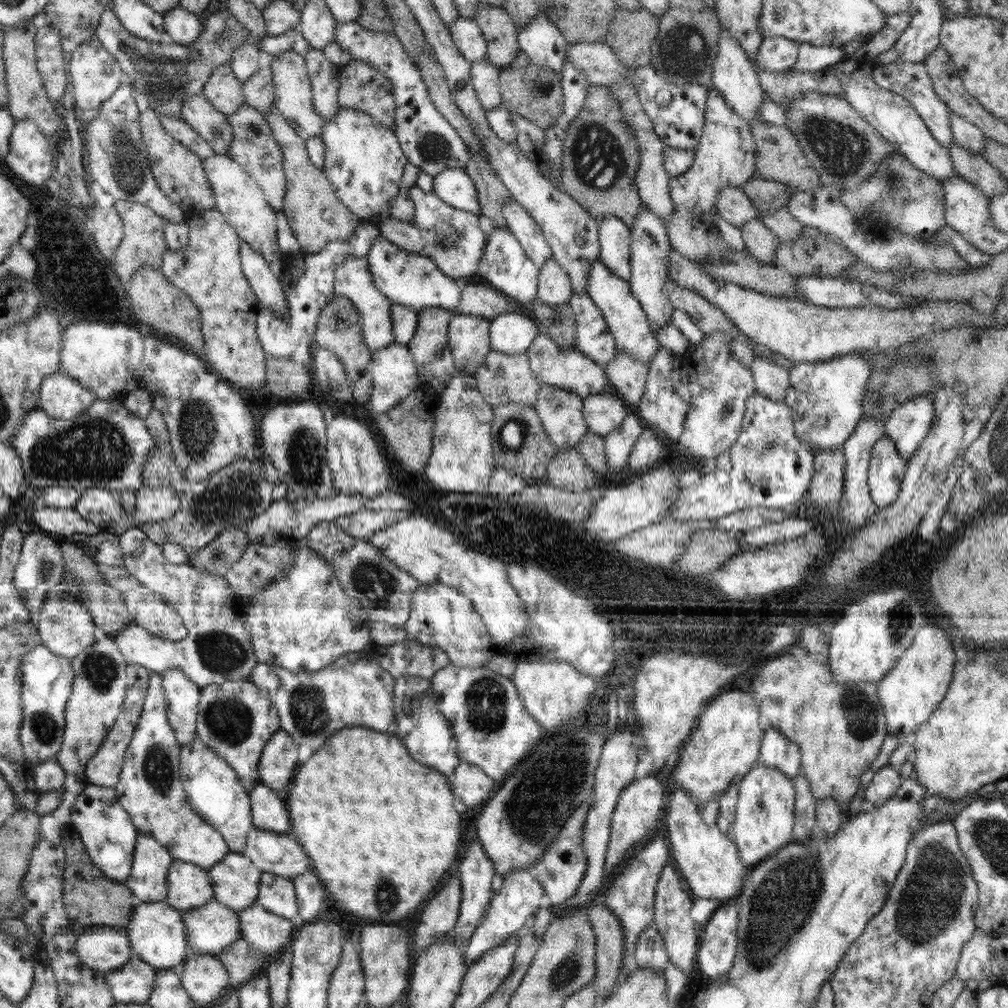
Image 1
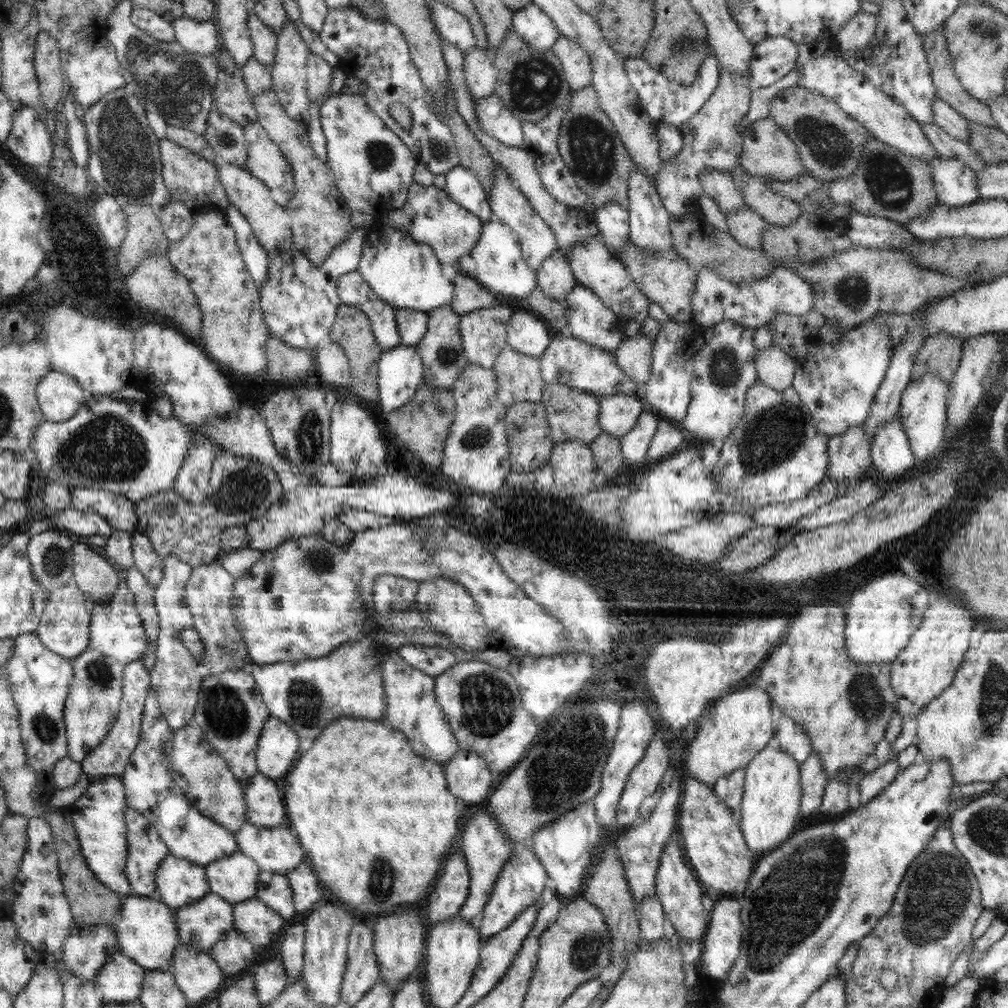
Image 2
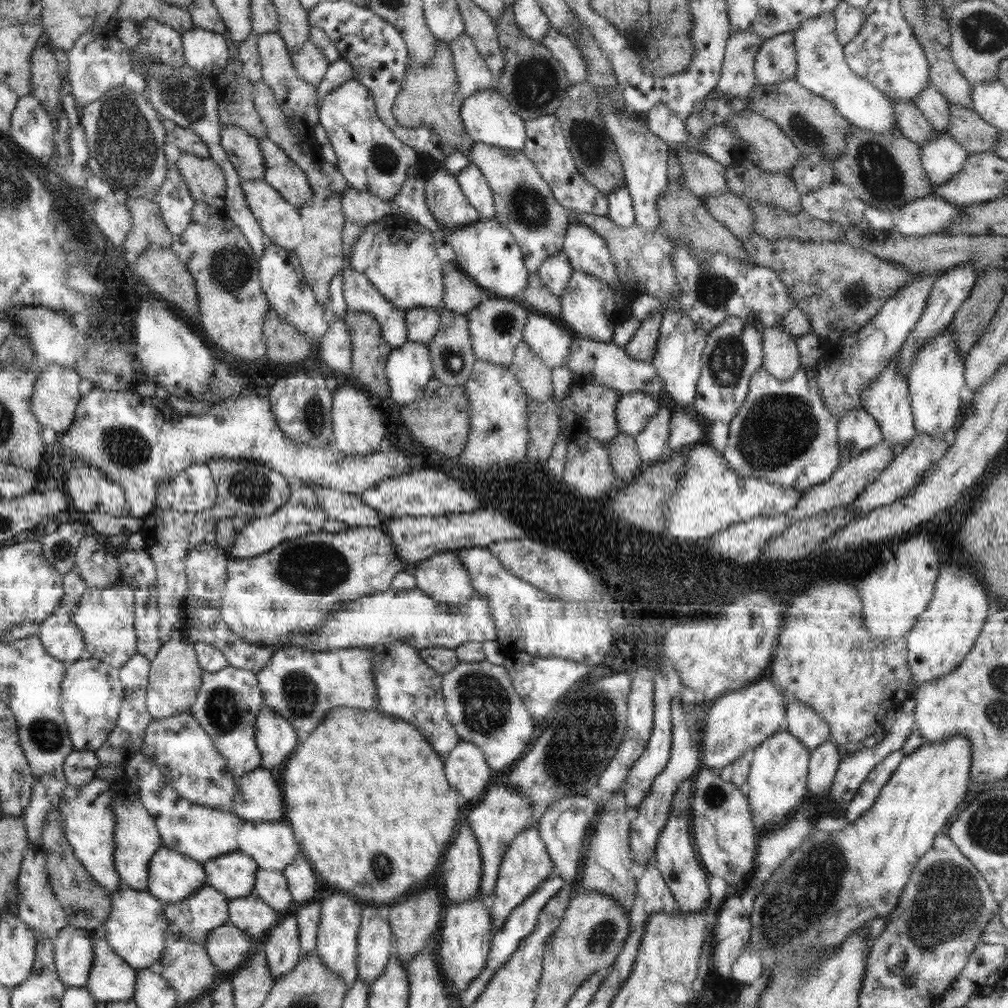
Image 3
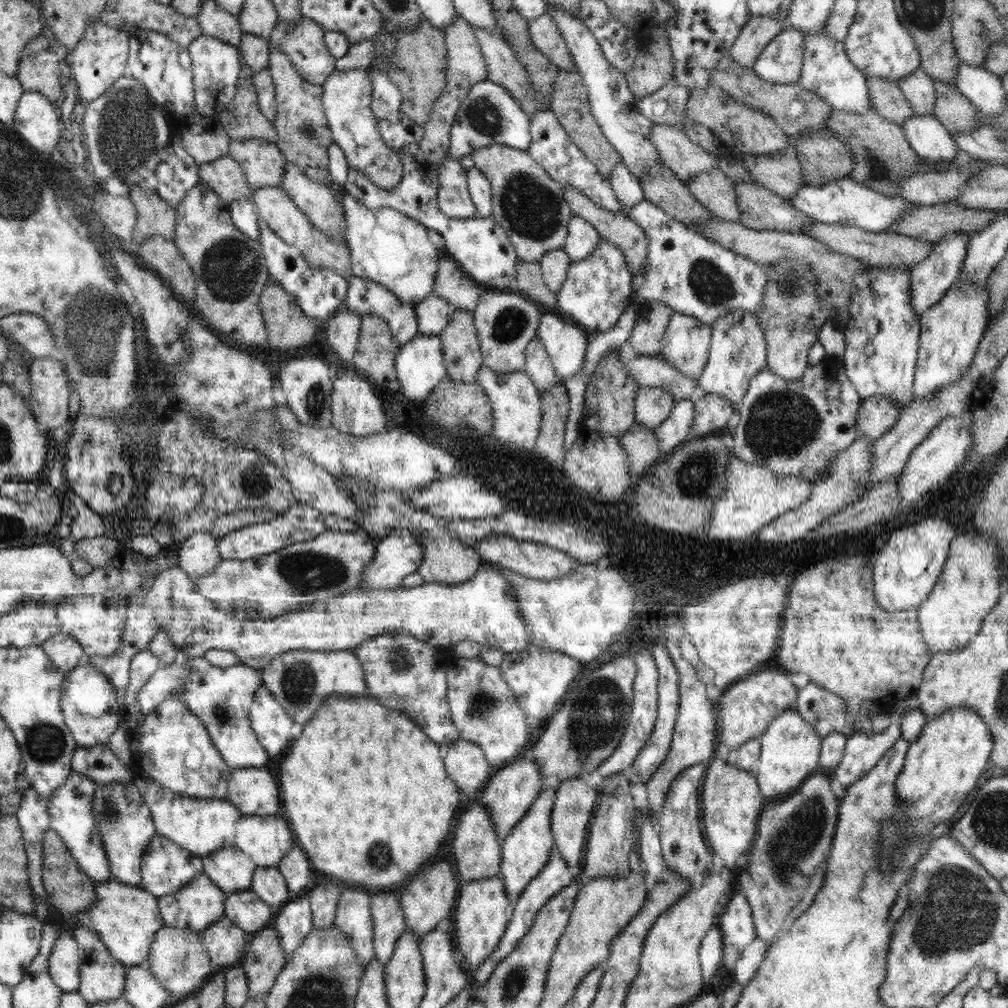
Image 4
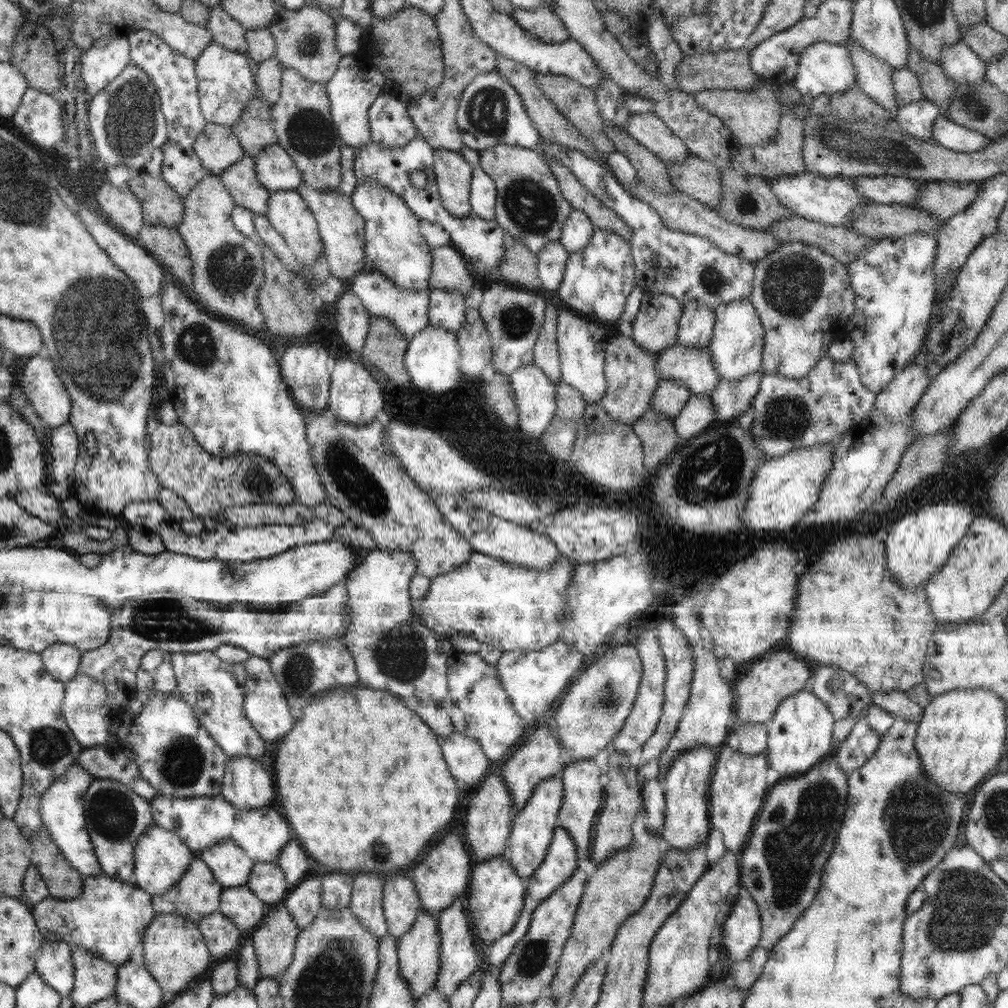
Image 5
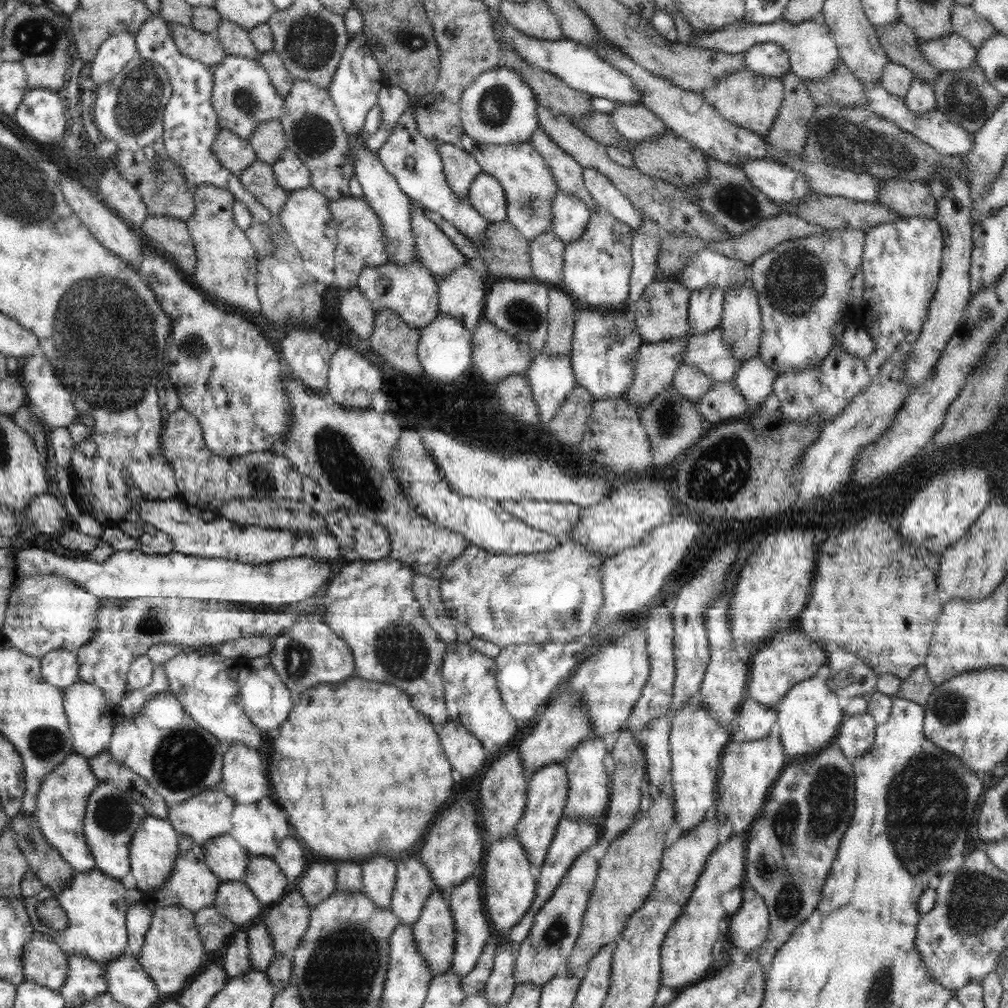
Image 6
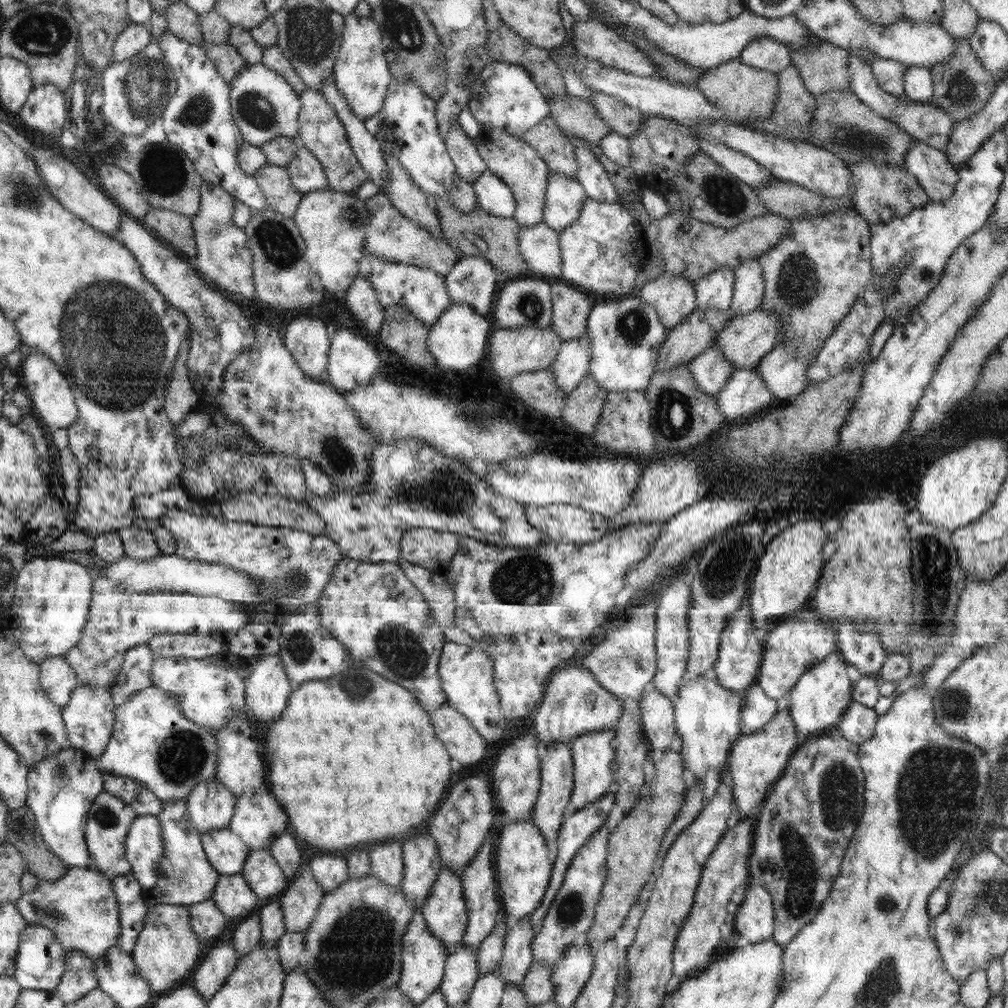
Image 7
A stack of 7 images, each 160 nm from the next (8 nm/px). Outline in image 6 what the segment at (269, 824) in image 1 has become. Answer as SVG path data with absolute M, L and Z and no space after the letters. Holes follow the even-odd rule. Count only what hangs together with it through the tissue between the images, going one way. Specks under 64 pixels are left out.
M230 744L224 747L223 767L220 788L238 804L258 802L270 794L268 765L257 750L245 744Z

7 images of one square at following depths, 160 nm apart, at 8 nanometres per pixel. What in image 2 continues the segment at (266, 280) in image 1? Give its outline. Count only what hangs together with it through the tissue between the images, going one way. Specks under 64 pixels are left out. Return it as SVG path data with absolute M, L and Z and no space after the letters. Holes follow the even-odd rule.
M232 203L228 204L226 212L228 222L235 230L236 242L245 264L245 270L249 272L254 284L260 289L267 279L270 257L254 236L251 224Z

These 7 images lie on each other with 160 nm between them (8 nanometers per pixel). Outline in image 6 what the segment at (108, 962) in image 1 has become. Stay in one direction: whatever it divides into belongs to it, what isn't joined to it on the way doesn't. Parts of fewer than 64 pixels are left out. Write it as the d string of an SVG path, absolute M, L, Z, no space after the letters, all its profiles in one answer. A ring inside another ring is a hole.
M33 931L23 954L25 980L58 991L66 982L67 957L54 941Z

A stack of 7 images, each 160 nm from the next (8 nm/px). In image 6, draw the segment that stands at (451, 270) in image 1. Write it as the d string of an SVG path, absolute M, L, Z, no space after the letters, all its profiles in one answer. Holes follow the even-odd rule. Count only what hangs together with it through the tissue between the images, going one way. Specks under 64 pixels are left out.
M459 144L437 145L444 167L446 182L460 199L468 196L468 189L476 175L482 172L478 161Z

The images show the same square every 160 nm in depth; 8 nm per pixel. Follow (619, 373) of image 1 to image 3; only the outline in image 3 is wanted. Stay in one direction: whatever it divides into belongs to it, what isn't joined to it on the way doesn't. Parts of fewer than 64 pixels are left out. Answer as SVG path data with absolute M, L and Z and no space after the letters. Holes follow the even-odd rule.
M661 311L661 313L652 313L641 321L637 333L624 348L630 358L645 360L646 362L653 361L660 338L659 328L662 317Z

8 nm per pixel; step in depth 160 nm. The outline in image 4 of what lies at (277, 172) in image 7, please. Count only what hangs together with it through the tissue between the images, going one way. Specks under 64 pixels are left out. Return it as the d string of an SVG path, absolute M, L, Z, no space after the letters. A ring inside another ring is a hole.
M228 155L212 162L197 164L199 182L209 186L226 204L238 198L252 202L253 190L241 166Z

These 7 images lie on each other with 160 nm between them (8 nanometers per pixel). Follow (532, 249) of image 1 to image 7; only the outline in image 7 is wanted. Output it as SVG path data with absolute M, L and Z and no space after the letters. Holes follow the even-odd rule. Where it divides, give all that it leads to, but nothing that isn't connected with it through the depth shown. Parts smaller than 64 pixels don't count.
M488 127L480 128L480 134L474 138L478 154L484 159L487 169L495 174L510 188L516 200L516 212L513 219L519 227L530 227L543 222L546 185L550 170L543 158L522 138L508 135L502 129Z

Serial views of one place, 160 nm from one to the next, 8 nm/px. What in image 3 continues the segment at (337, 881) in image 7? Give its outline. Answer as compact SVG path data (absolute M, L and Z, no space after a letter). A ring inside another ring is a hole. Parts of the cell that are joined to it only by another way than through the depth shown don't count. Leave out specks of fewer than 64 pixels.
M297 913L286 916L269 931L268 941L264 943L263 951L272 978L275 980L290 972L298 964L301 950Z

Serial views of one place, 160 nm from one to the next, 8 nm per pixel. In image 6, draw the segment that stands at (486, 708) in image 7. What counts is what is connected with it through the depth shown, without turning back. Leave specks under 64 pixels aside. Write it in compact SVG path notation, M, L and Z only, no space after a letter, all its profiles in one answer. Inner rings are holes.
M448 643L442 663L442 680L449 718L464 725L491 756L492 752L502 750L516 734L518 722L502 702L495 660L478 650L472 650L467 643Z

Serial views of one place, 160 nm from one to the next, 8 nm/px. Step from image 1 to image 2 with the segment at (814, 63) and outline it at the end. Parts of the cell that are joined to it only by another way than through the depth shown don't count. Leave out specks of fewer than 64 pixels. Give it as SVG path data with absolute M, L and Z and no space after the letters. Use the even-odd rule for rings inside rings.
M796 67L788 76L776 81L776 84L752 91L748 112L742 118L742 121L740 121L740 125L738 125L740 132L744 132L755 121L761 120L762 118L769 118L770 110L768 109L770 109L772 100L776 98L778 93L784 92L786 88L797 86L798 79L800 79L800 74L798 74L798 67Z

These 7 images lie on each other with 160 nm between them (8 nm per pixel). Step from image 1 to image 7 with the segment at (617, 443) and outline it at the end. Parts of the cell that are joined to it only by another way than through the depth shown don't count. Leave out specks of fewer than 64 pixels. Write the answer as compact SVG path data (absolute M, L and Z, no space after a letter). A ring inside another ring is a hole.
M755 367L735 369L716 397L717 408L728 421L755 412L776 400Z

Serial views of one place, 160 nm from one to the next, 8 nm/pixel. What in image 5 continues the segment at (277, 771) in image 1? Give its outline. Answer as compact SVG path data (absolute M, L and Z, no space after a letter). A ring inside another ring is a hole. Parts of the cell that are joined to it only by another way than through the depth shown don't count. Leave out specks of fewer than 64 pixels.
M256 656L248 657L245 662L246 681L244 681L244 710L252 726L266 742L278 742L294 728L294 718L284 696L271 672L269 659Z

